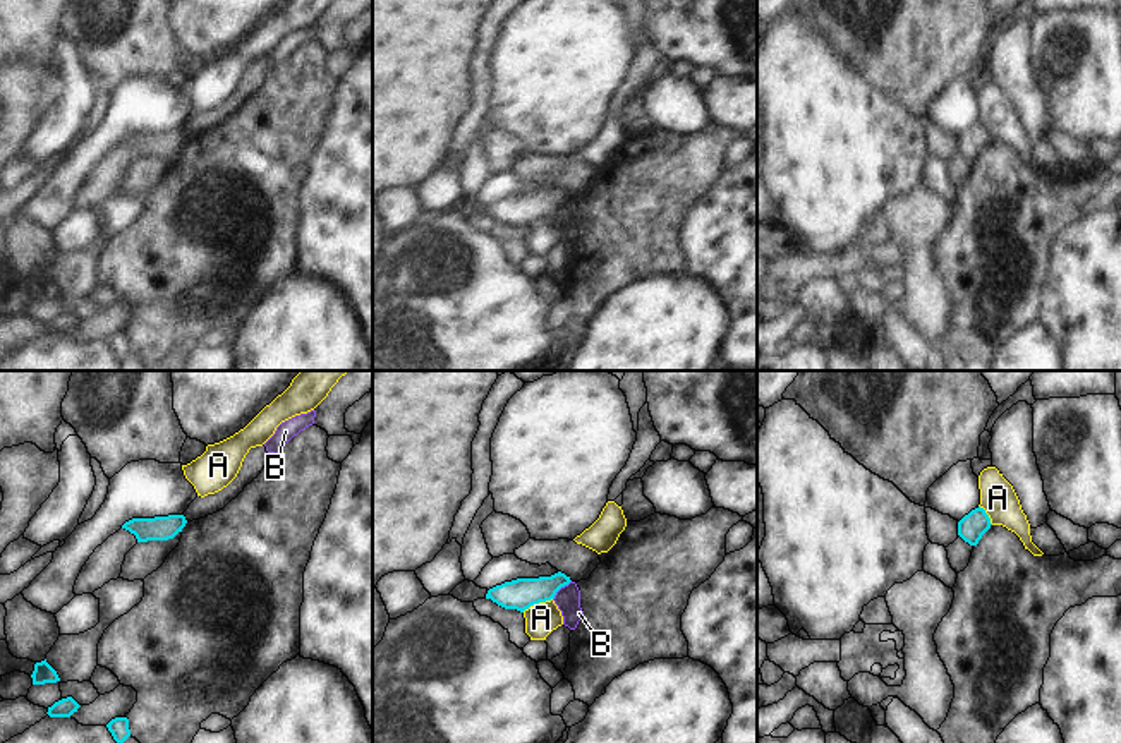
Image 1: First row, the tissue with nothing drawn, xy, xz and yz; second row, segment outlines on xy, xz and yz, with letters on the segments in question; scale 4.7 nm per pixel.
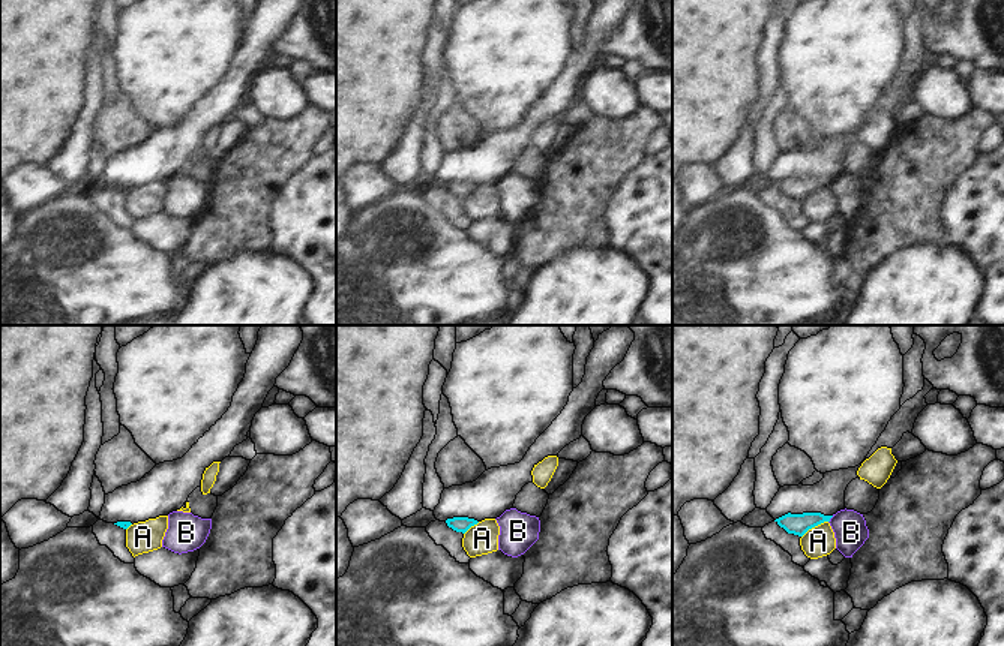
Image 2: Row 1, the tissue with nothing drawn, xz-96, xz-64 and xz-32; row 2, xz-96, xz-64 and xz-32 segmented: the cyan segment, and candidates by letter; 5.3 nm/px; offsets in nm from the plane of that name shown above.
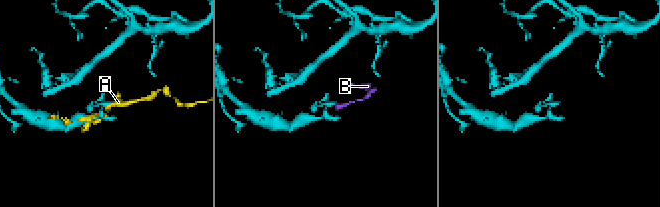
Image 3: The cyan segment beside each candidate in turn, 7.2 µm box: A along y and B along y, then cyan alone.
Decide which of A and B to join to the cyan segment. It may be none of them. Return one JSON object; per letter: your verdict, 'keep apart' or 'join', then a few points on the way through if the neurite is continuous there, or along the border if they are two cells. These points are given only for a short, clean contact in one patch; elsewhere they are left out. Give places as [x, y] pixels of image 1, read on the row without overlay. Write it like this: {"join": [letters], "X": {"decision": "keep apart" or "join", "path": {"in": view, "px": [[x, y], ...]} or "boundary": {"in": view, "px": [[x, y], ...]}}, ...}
{"join": [], "A": {"decision": "keep apart"}, "B": {"decision": "keep apart", "boundary": {"in": "xz", "px": [[570, 196], [553, 215]]}}}

